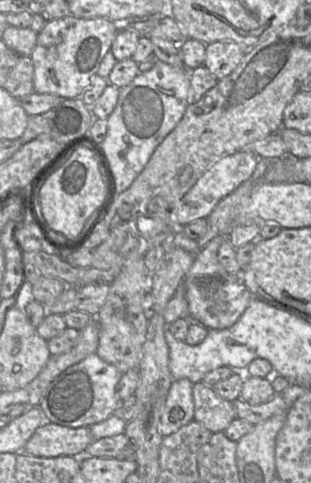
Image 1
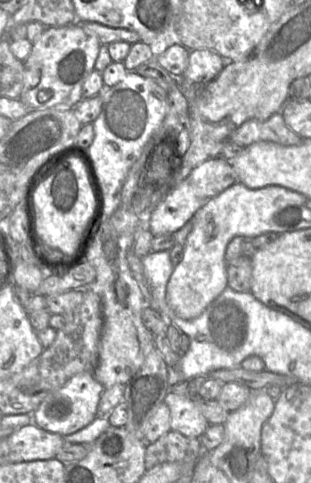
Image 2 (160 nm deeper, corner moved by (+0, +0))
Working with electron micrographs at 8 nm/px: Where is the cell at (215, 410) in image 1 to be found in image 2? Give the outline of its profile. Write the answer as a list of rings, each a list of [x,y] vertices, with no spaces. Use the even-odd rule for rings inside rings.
[[[169,392],[163,401],[170,409],[171,430],[200,437],[210,425],[191,397]]]

